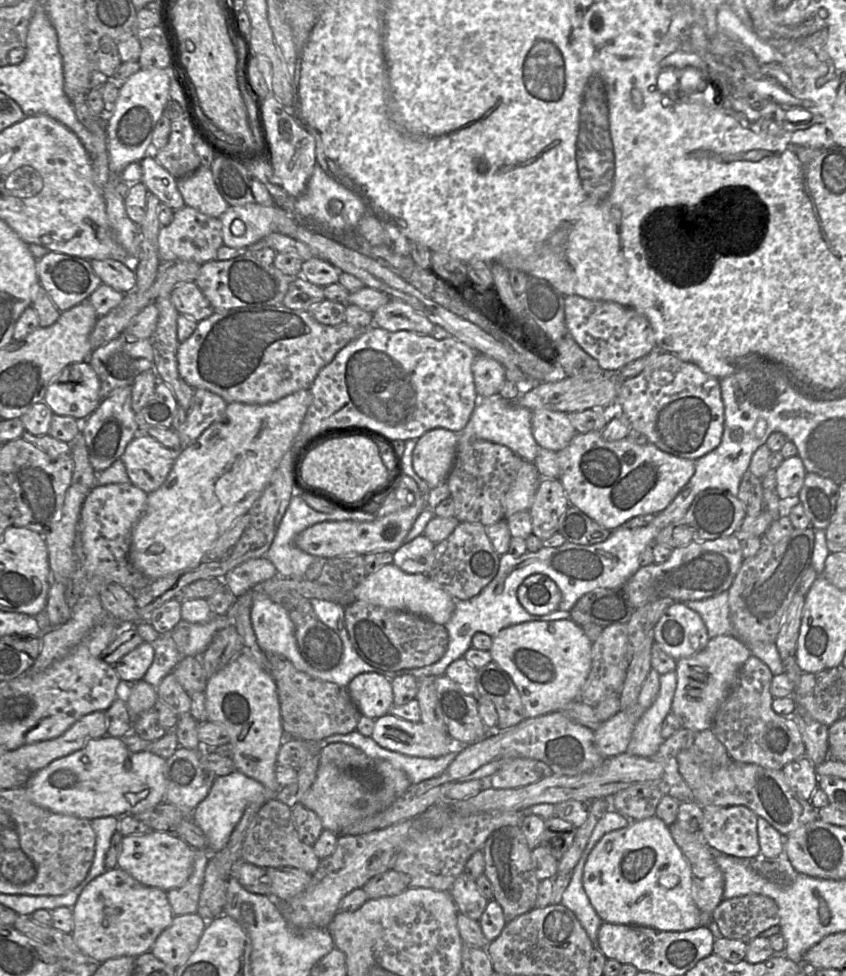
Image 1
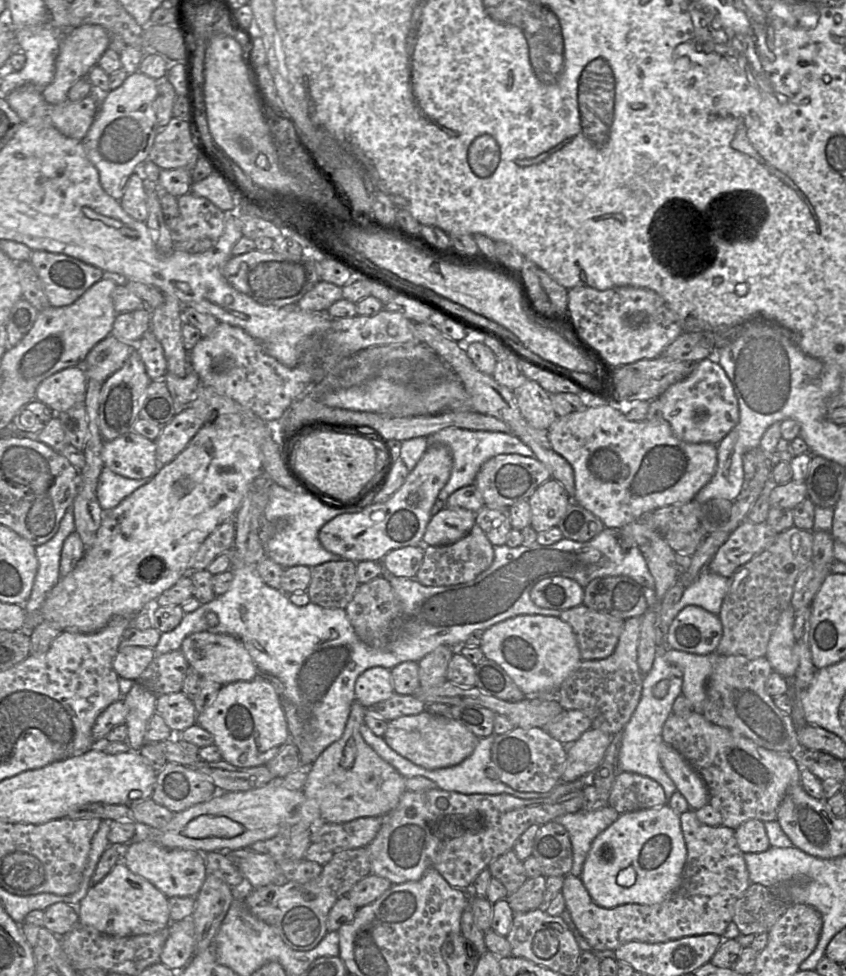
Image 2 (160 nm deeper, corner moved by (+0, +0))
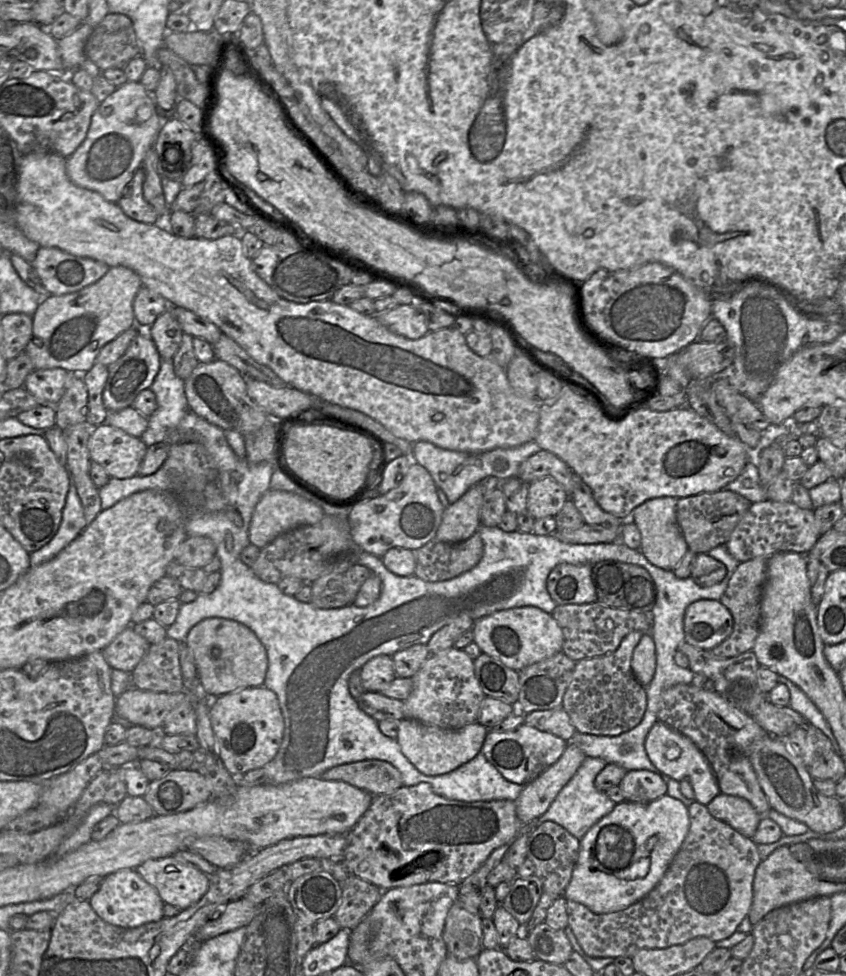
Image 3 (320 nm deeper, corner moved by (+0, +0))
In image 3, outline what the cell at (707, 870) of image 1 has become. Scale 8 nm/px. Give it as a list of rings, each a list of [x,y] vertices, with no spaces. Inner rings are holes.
[[[694,801],[687,808],[689,814],[689,829],[687,835],[660,882],[645,897],[630,905],[626,909],[606,914],[595,914],[578,902],[566,901],[568,926],[571,928],[585,954],[593,958],[632,958],[641,949],[664,949],[671,946],[684,944],[687,941],[697,937],[707,937],[716,943],[730,937],[734,932],[736,932],[739,924],[746,916],[748,916],[753,901],[753,881],[755,872],[759,864],[763,861],[760,859],[758,854],[758,844],[755,844],[752,839],[740,834],[727,823],[714,818],[708,812],[706,805]]]

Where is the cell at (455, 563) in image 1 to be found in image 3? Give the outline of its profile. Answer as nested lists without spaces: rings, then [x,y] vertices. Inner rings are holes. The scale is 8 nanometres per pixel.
[[[478,532],[462,542],[447,543],[436,539],[414,551],[414,575],[427,582],[453,579],[474,568],[484,554],[484,544]]]

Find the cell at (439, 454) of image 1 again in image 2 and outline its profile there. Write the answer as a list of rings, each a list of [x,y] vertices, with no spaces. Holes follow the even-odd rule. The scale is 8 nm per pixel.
[[[430,445],[418,461],[415,468],[409,472],[404,484],[386,502],[361,508],[354,513],[336,516],[327,522],[319,531],[318,539],[325,550],[342,559],[353,562],[380,561],[390,552],[407,546],[422,545],[423,535],[431,519],[431,509],[438,499],[439,492],[448,482],[453,466],[452,455],[444,445]]]

